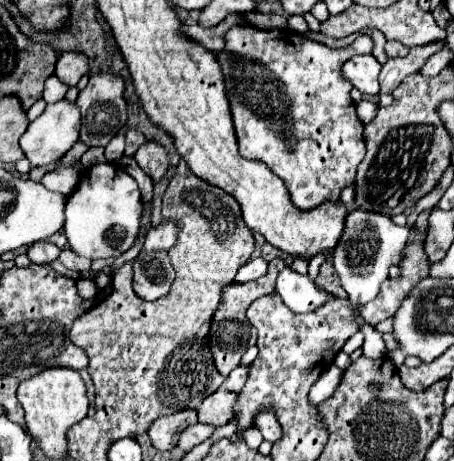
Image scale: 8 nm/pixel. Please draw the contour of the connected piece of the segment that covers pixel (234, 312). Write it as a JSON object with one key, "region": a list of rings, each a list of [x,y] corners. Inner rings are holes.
{"region":[[[275,258],[269,262],[269,272],[265,276],[261,276],[255,282],[247,282],[247,284],[229,284],[227,288],[223,288],[223,296],[221,296],[221,304],[213,316],[213,324],[211,324],[211,332],[209,332],[209,348],[213,354],[213,362],[215,368],[219,370],[219,374],[223,378],[229,376],[229,372],[241,362],[241,356],[247,352],[249,346],[253,346],[257,342],[257,330],[255,326],[247,324],[247,308],[251,306],[253,300],[257,300],[259,296],[265,294],[273,294],[275,292],[275,280],[279,276],[279,272],[285,268],[285,260],[283,258]]]}

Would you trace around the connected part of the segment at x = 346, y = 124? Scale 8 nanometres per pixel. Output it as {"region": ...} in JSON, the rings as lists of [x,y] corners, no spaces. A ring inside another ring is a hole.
{"region":[[[237,24],[227,32],[225,48],[215,54],[225,76],[241,154],[245,158],[263,160],[269,170],[285,182],[291,202],[301,210],[317,208],[327,200],[339,200],[341,190],[355,184],[357,166],[365,156],[365,124],[357,116],[355,102],[349,96],[351,84],[343,80],[341,68],[349,56],[371,54],[371,50],[373,38],[367,34],[359,34],[357,40],[345,48],[329,48],[289,28],[261,30],[251,24]]]}

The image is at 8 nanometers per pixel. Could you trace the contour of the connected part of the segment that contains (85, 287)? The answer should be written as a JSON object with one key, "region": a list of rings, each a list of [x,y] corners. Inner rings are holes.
{"region":[[[79,278],[77,280],[77,290],[79,290],[79,294],[81,294],[81,298],[85,298],[85,300],[91,300],[91,298],[95,298],[97,296],[97,284],[91,280],[91,278]]]}

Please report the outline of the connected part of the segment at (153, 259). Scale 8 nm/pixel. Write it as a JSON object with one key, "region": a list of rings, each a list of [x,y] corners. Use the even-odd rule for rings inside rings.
{"region":[[[153,252],[133,264],[133,290],[143,300],[157,300],[165,296],[173,284],[175,270],[167,252]]]}

